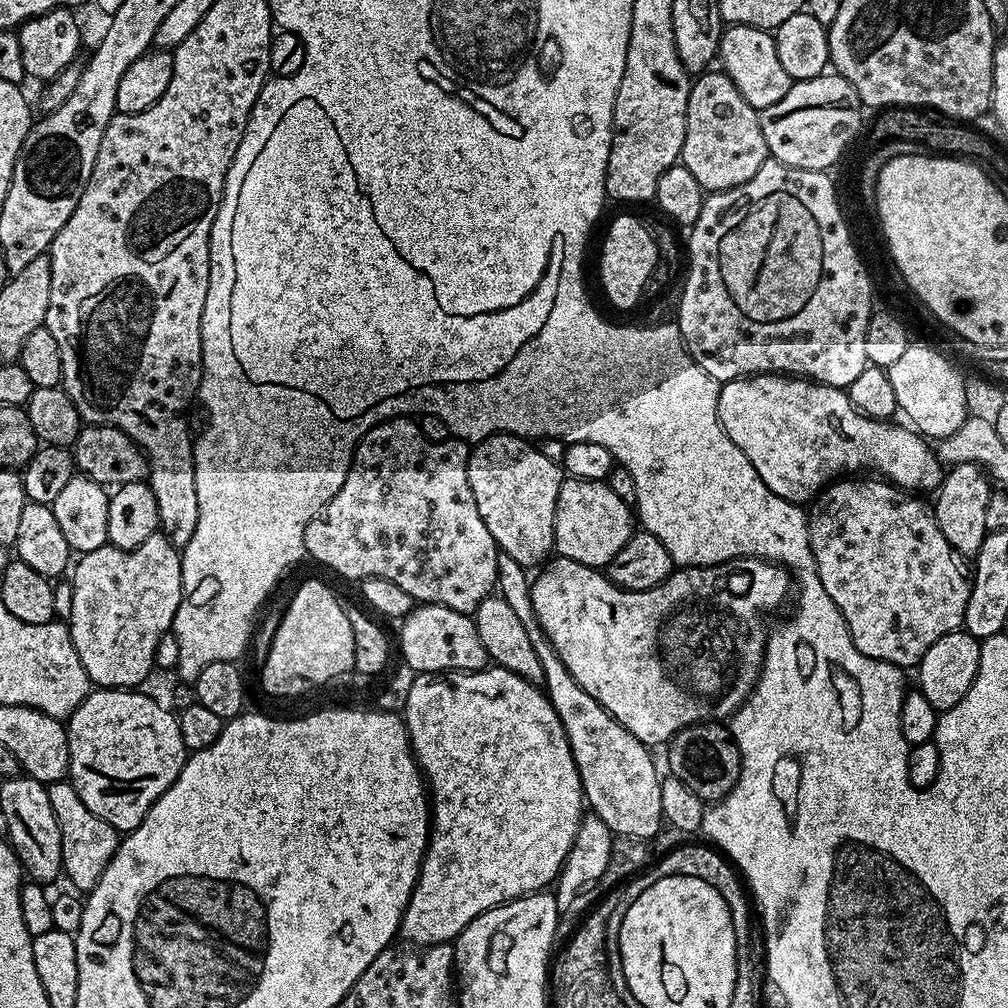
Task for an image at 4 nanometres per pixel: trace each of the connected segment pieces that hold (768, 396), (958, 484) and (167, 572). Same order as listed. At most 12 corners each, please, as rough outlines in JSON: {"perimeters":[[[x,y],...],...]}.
{"perimeters":[[[725,380],[716,418],[780,500],[872,467],[935,489],[941,460],[845,389]],[[984,468],[947,469],[934,511],[946,542],[975,557],[989,533]],[[103,544],[66,623],[93,685],[154,672],[184,598],[181,549]]]}

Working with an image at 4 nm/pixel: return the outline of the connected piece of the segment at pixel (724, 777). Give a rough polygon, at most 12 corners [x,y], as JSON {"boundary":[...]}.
{"boundary":[[720,722],[666,745],[668,769],[705,802],[730,794],[740,751]]}

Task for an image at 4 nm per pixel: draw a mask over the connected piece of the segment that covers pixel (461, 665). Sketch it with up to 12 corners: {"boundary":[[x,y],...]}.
{"boundary":[[441,604],[403,617],[416,672],[489,667],[475,619]]}

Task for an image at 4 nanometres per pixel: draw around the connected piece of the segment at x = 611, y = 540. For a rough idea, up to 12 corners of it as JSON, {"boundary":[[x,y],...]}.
{"boundary":[[565,478],[555,551],[600,570],[633,531],[605,481]]}

